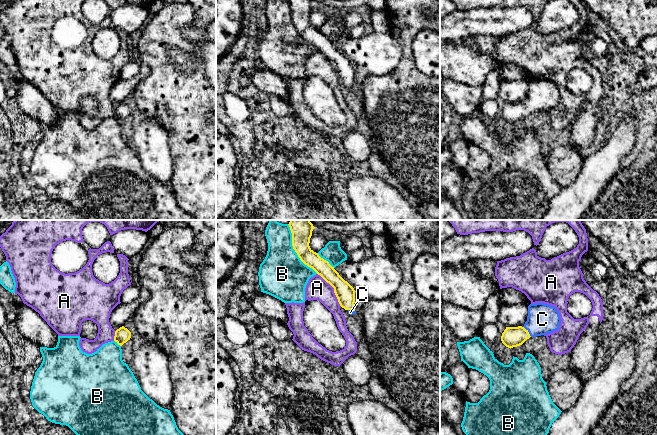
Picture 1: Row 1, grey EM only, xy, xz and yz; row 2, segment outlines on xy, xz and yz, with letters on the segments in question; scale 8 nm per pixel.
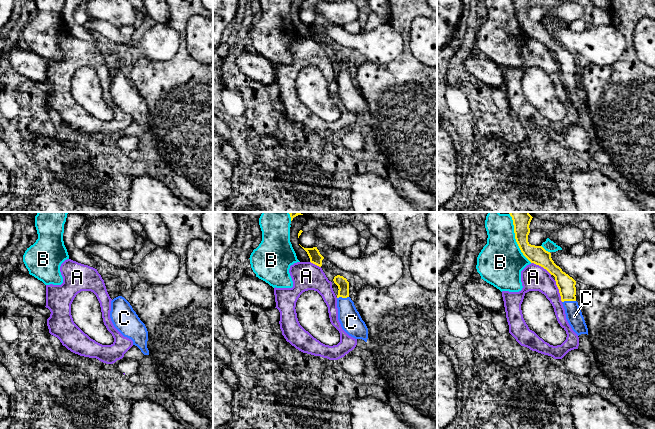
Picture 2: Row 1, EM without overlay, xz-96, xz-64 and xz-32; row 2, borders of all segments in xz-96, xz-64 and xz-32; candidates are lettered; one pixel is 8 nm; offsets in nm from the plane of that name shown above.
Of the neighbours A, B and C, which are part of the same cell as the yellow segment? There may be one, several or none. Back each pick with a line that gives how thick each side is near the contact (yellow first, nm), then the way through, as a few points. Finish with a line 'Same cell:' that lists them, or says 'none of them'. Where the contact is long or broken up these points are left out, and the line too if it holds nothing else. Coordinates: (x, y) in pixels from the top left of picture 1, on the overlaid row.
C: Thickness 160 nm (yellow) against 240 nm. Path across: yz (512, 337), (527, 331), (542, 319)
Same cell: C

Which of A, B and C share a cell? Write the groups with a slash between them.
A / B / C

